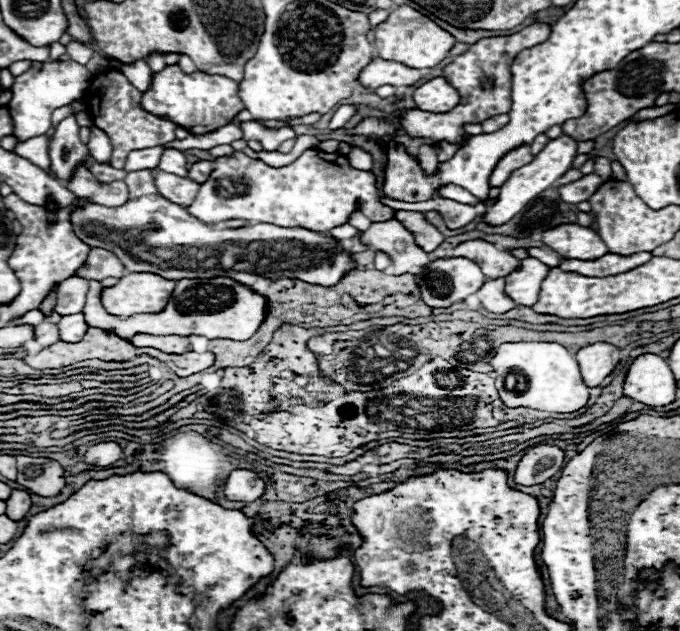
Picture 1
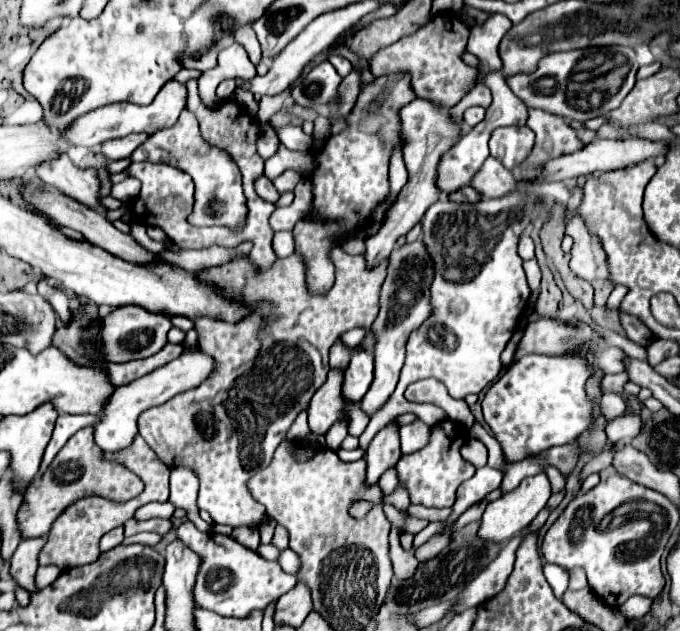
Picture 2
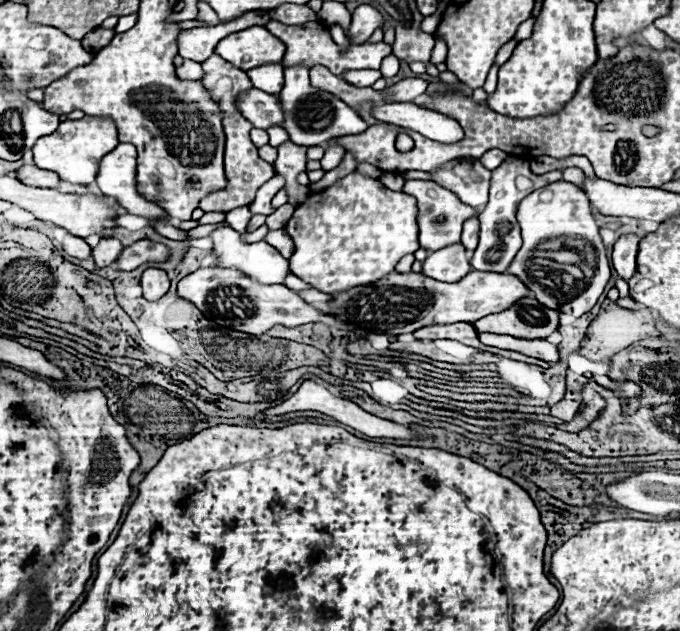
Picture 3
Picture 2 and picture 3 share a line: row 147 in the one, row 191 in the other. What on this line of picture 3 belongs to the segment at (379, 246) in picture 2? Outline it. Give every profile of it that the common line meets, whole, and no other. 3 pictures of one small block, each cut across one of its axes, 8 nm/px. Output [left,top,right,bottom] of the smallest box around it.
[402,180,480,250]

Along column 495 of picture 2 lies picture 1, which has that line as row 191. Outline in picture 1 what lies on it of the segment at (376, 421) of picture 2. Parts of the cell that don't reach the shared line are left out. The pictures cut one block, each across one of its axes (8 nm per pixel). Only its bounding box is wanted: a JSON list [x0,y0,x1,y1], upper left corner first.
[188,150,394,232]

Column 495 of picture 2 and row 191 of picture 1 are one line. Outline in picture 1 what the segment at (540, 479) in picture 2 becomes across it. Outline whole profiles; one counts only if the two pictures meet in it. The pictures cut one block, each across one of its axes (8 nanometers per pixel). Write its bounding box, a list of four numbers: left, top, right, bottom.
[484,136,578,224]

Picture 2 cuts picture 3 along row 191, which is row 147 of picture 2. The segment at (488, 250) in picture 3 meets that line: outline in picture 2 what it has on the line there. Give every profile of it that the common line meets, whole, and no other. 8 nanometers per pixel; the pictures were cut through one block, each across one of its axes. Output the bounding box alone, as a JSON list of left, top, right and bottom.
[490,126,534,168]

